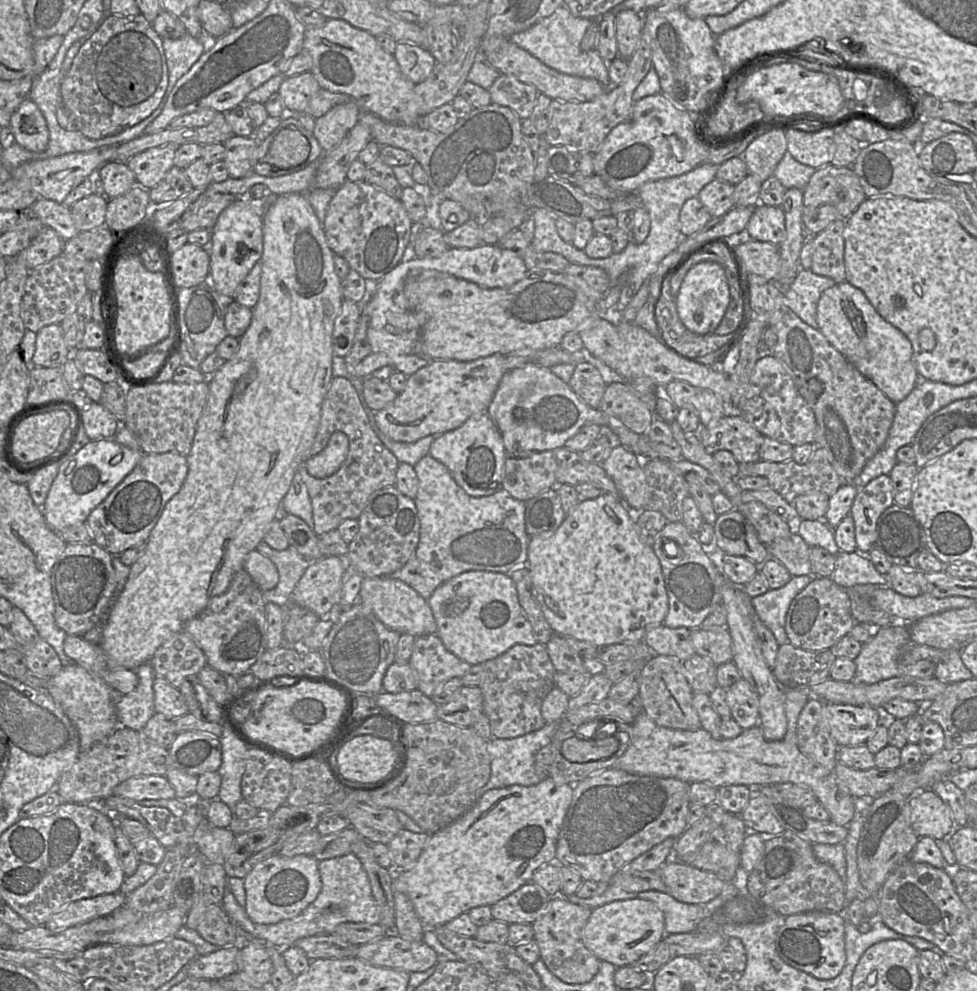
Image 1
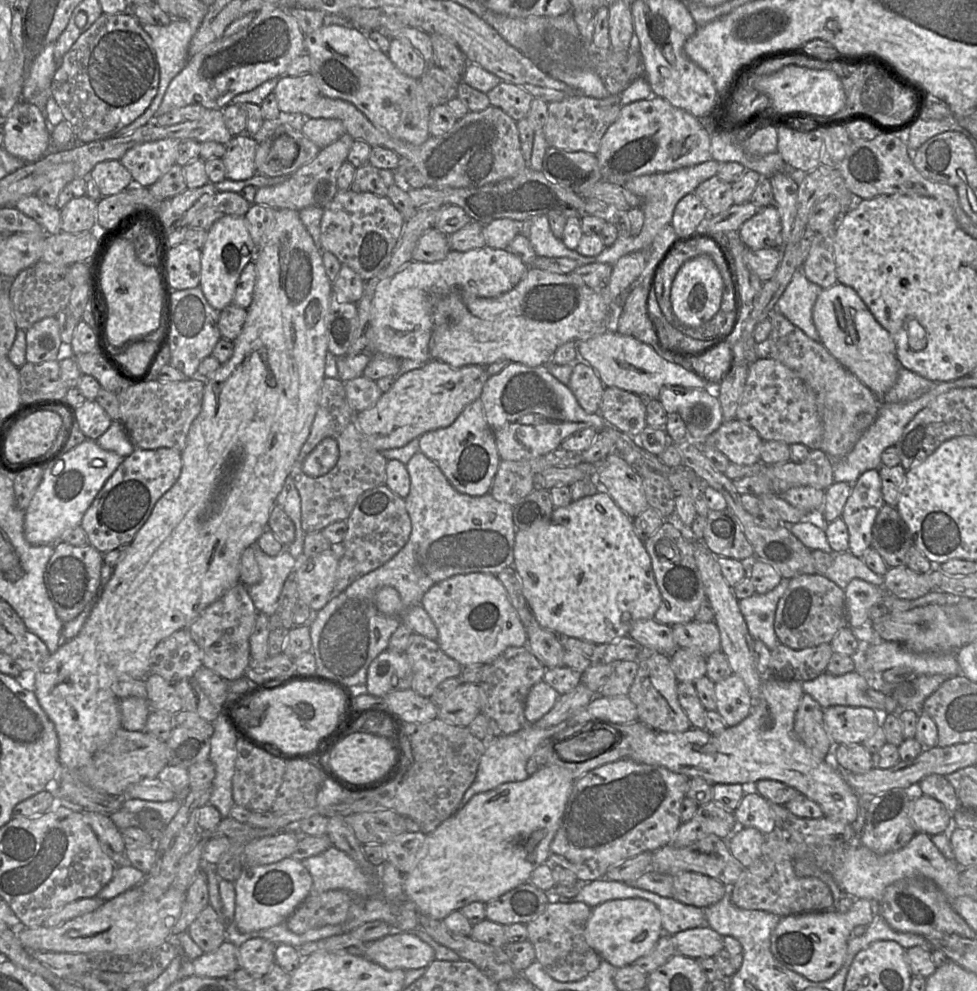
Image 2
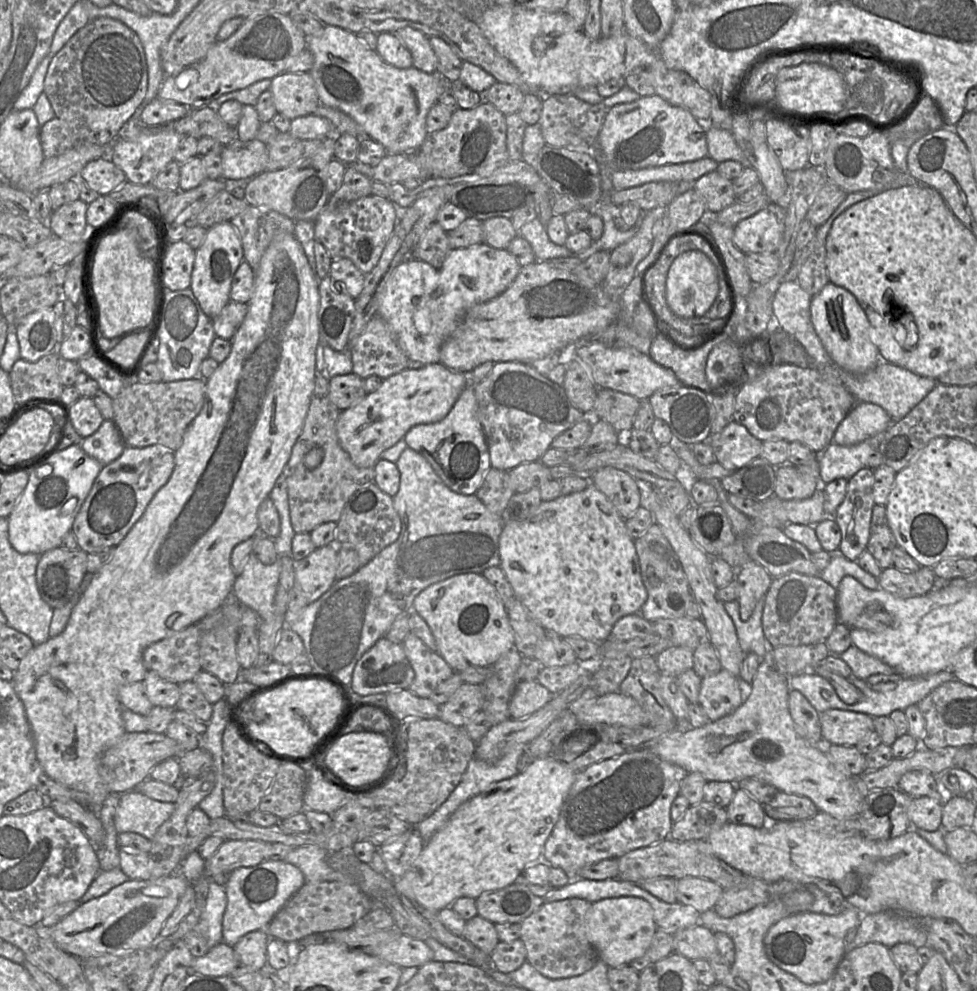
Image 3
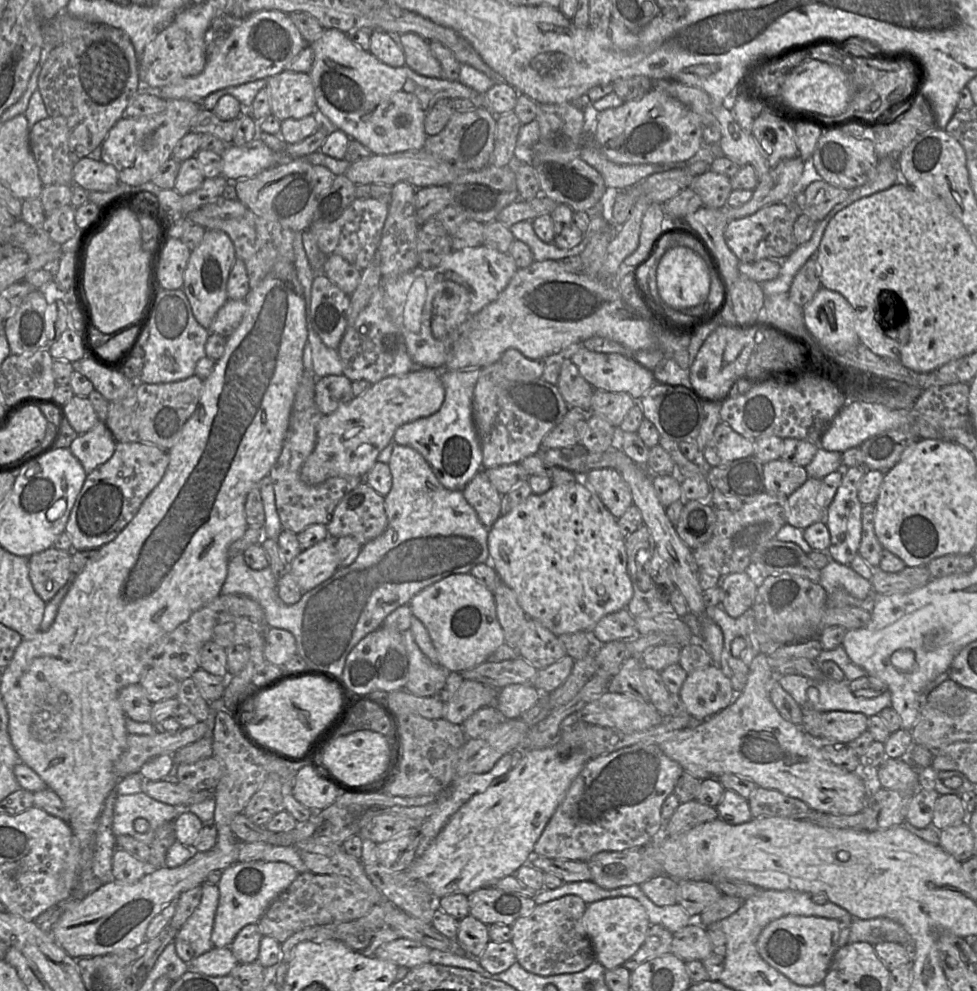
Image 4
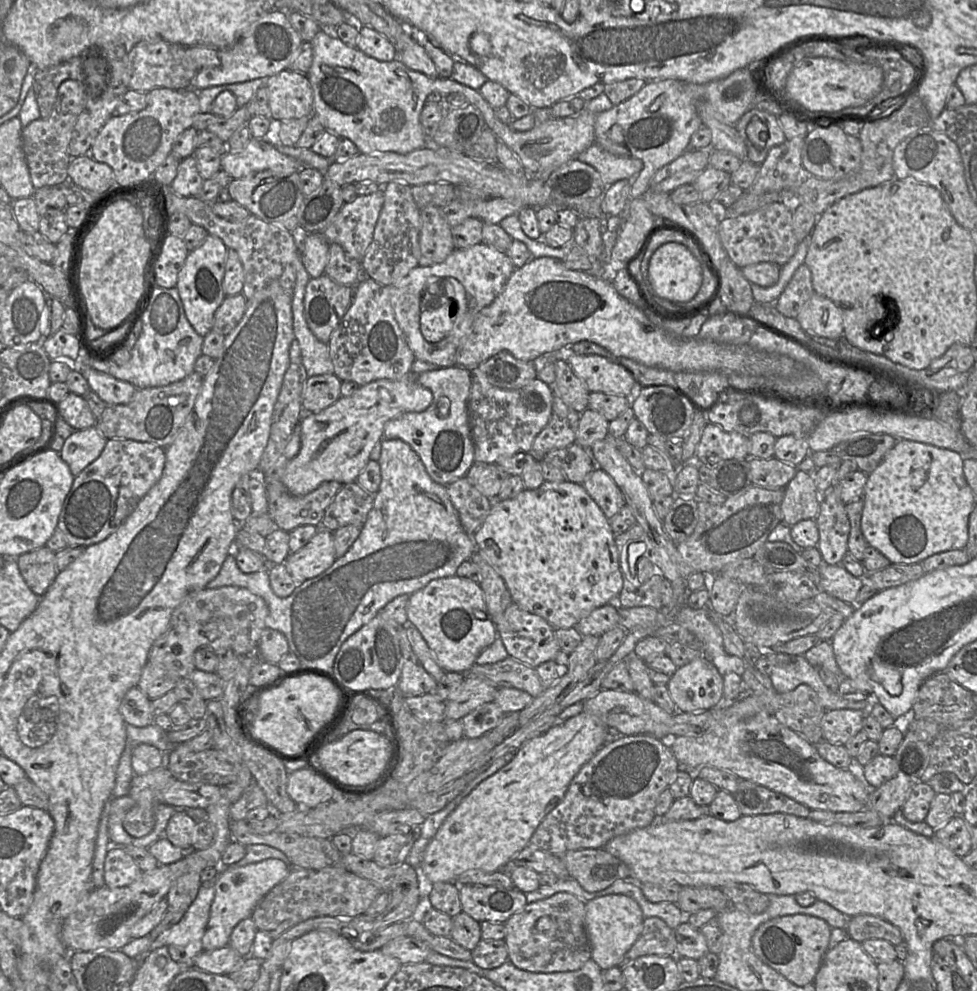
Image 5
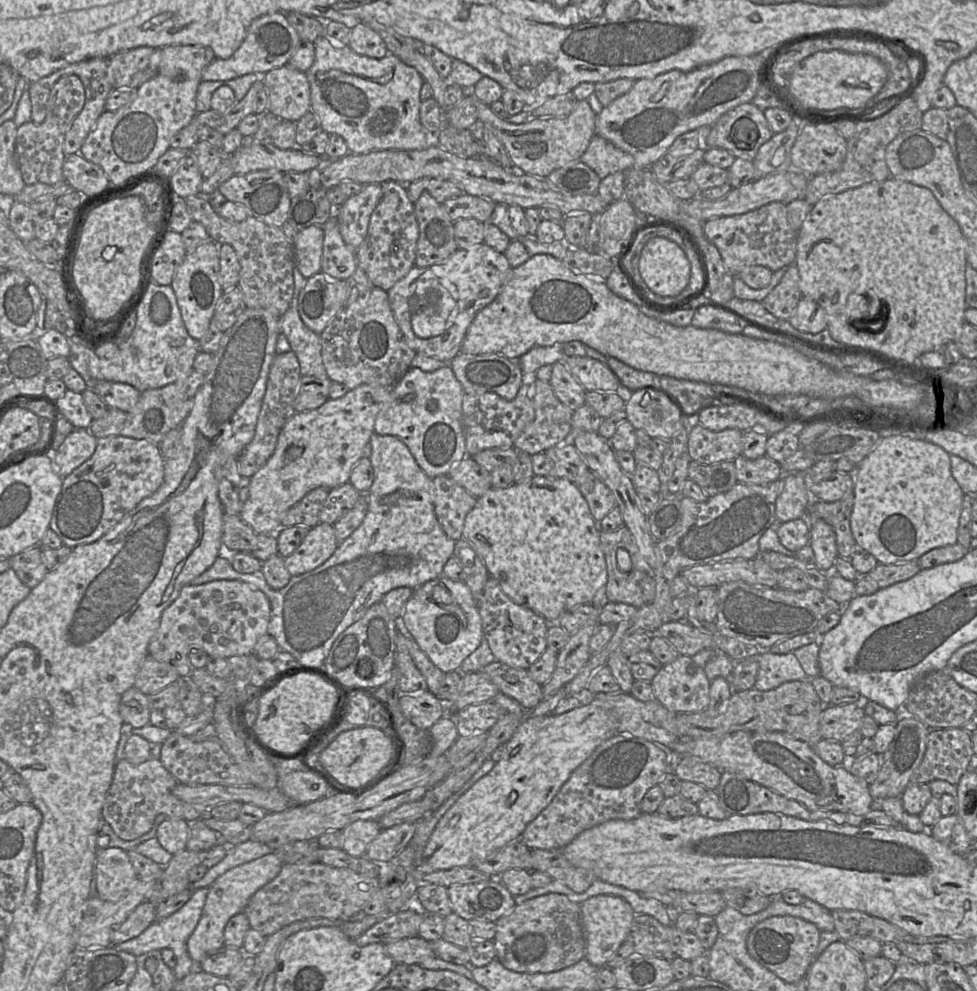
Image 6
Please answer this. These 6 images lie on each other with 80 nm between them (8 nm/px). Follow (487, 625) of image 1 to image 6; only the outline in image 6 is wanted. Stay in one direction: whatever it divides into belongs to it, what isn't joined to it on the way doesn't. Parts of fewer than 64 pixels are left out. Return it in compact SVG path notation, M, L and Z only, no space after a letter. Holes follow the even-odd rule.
M440 577L413 591L399 618L403 628L444 673L457 671L462 662L483 640L476 598L462 581Z

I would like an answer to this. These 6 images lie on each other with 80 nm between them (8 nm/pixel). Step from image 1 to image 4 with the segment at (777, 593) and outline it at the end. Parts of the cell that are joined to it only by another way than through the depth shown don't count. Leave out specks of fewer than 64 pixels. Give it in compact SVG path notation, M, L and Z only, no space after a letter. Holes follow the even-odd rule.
M719 603L718 605L706 606L705 614L712 619L723 632L724 645L718 666L724 674L730 678L730 657L749 666L752 660L760 653L754 610L749 608L740 617L733 618L726 613Z

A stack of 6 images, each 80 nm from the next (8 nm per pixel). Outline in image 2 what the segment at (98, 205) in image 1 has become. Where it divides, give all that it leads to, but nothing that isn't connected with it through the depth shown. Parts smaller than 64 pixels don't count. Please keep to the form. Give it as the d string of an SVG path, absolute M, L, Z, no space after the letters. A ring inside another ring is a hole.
M88 196L74 198L61 211L61 232L91 231L97 222L97 202Z

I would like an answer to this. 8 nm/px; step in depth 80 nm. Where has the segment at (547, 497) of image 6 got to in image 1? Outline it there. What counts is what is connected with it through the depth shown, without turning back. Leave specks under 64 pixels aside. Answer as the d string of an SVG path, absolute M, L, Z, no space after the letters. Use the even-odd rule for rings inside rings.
M603 492L597 498L580 502L571 513L566 515L562 524L553 533L529 537L527 568L531 574L534 596L547 622L555 633L572 636L575 639L586 641L596 647L600 647L625 641L643 641L649 628L663 623L668 612L669 604L660 560L655 555L652 547L642 542L634 517L634 513L617 494Z

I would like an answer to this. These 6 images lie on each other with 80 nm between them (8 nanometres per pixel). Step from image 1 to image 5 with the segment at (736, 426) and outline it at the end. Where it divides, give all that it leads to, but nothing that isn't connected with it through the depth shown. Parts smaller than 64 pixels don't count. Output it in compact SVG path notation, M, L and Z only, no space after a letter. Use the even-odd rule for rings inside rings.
M709 423L696 448L695 460L698 464L716 465L726 460L747 459L749 453L749 436Z

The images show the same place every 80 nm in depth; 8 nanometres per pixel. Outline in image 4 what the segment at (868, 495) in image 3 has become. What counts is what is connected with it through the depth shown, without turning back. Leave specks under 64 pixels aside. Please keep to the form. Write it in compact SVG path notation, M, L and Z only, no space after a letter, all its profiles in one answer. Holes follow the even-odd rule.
M852 466L843 469L843 478L835 497L826 508L821 521L826 523L830 533L830 545L827 554L830 559L841 564L847 564L858 555L858 549L862 536L862 508L863 504L858 498L858 484L865 475L864 466Z

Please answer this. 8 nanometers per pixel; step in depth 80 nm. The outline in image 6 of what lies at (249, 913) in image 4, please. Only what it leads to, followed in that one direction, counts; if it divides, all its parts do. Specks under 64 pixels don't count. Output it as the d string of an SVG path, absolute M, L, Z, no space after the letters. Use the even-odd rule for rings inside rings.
M273 852L230 869L209 887L200 920L187 940L187 951L196 964L199 965L210 952L225 945L224 929L229 919L243 912L253 894L272 881L280 873L283 864Z

